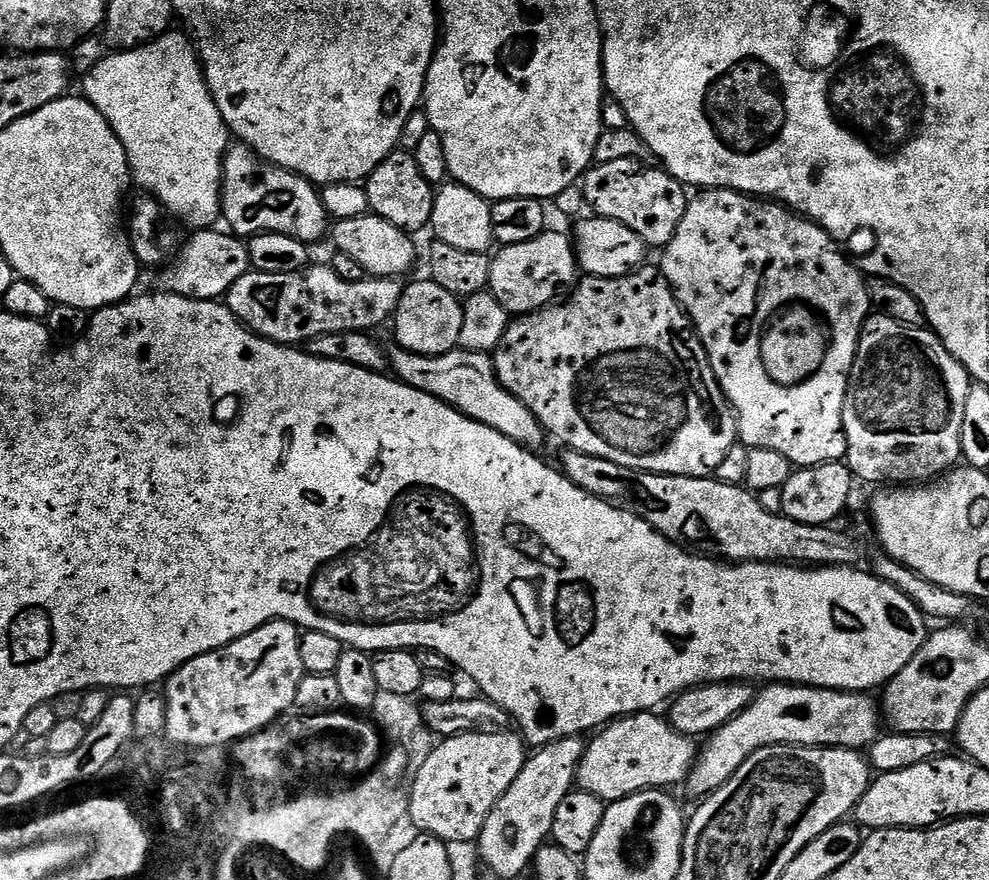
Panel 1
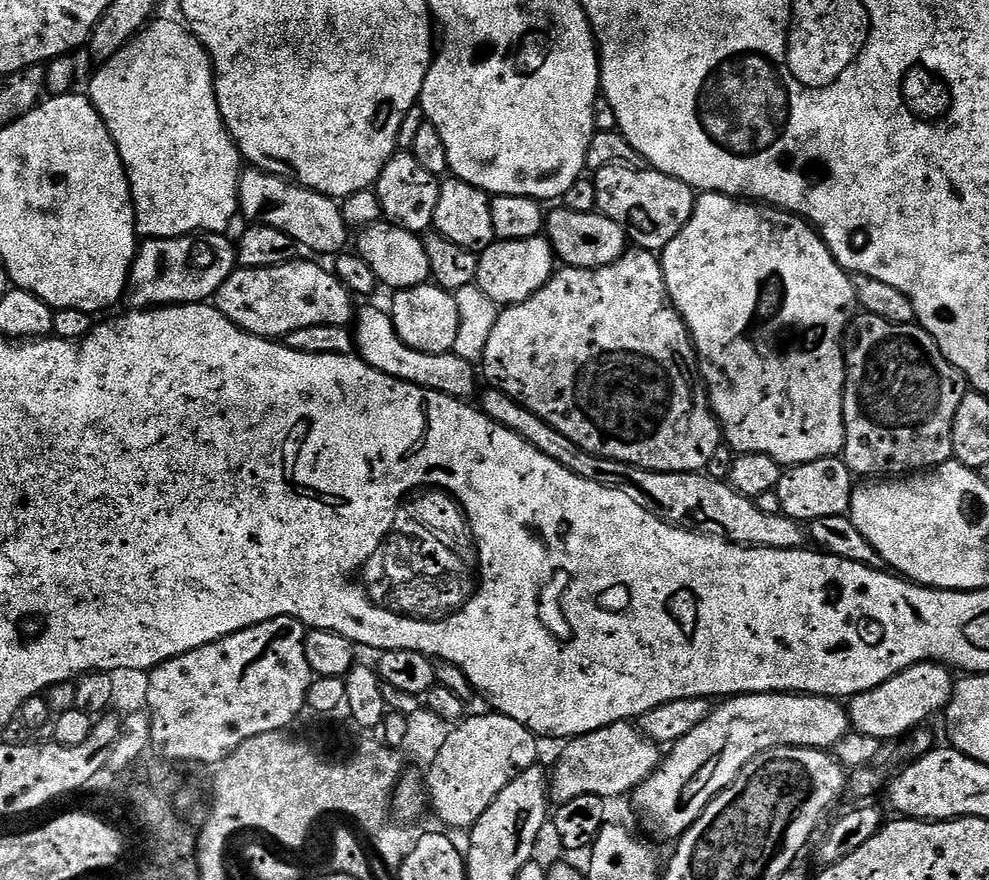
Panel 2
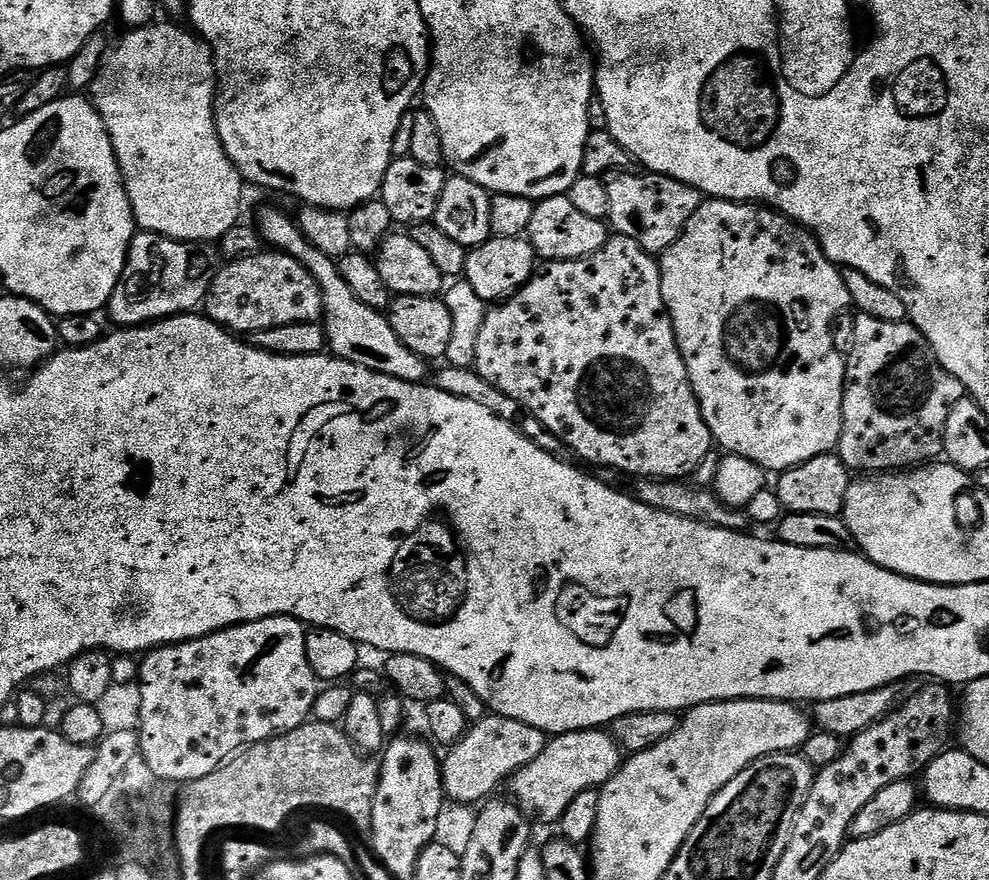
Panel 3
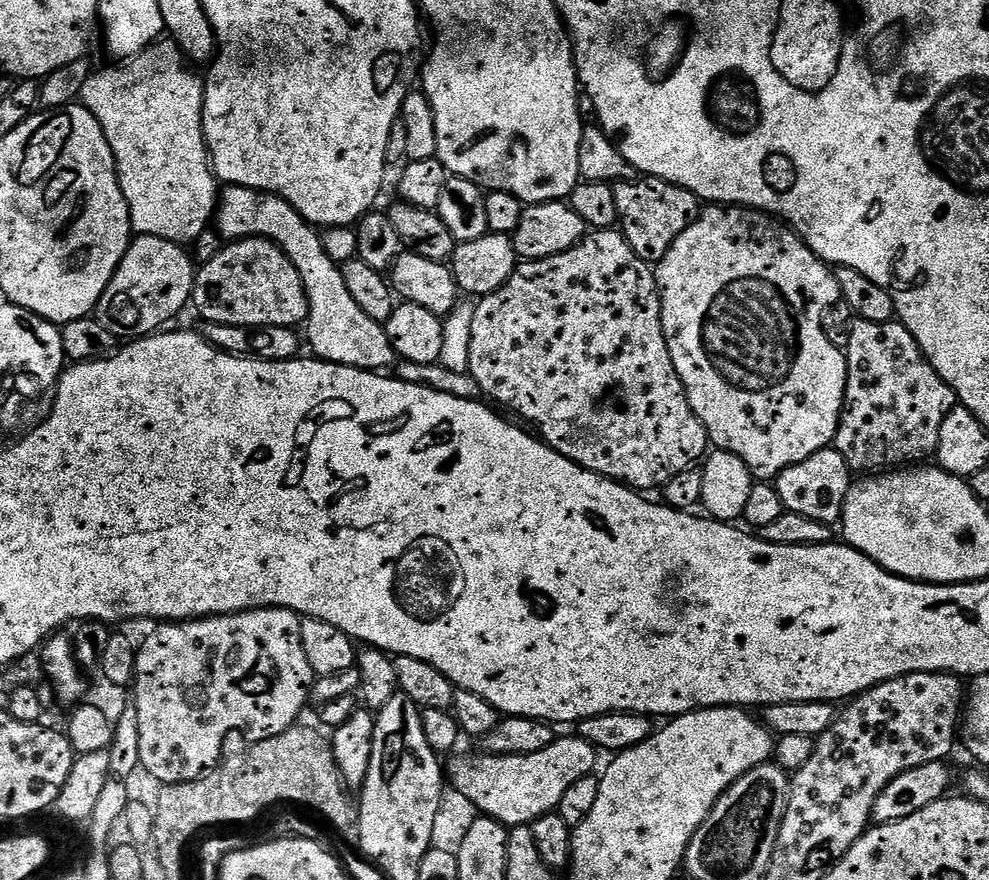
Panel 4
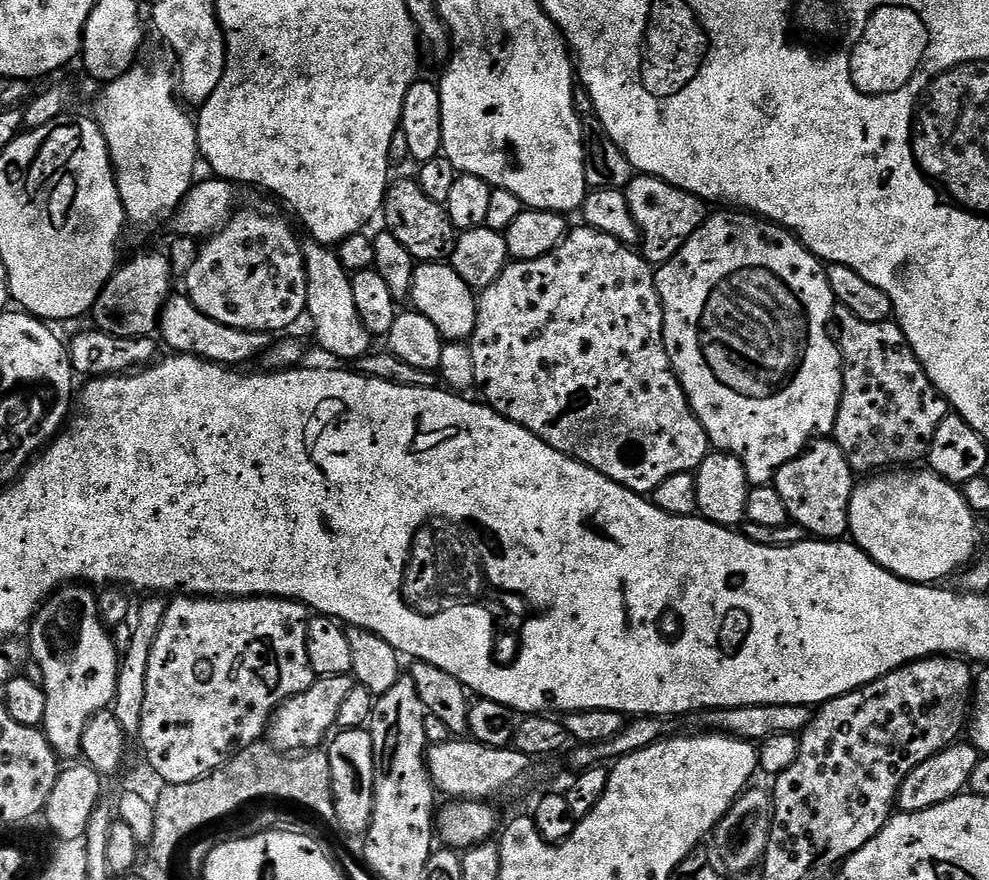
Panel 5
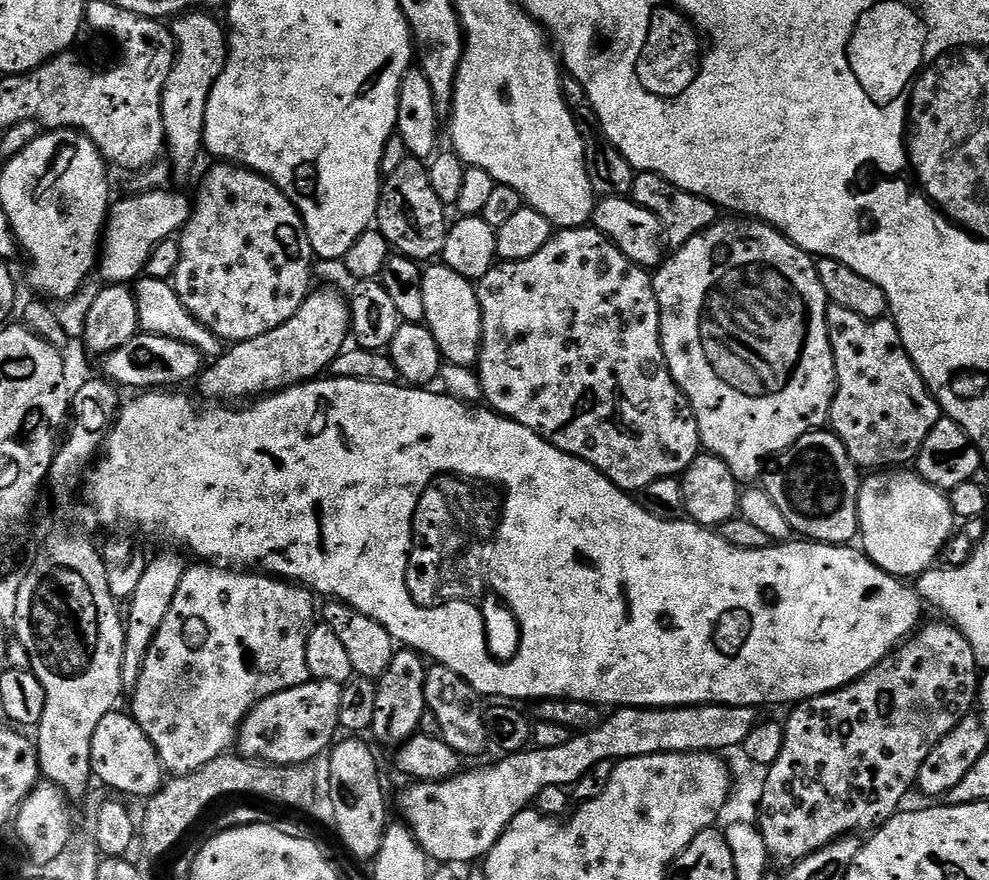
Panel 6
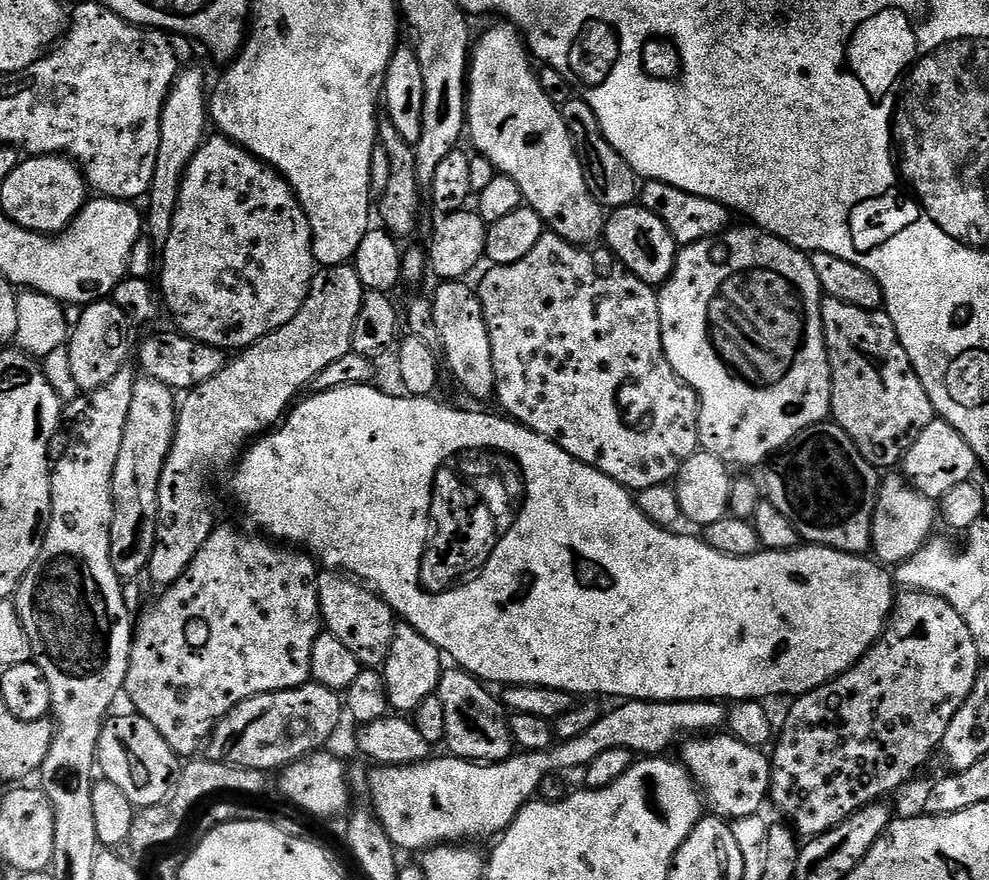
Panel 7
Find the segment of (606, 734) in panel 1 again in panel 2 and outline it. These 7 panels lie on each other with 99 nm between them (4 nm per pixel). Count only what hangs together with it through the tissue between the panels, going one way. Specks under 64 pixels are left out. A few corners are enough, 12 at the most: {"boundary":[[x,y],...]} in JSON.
{"boundary":[[632,722],[569,739],[557,805],[635,793],[662,763]]}

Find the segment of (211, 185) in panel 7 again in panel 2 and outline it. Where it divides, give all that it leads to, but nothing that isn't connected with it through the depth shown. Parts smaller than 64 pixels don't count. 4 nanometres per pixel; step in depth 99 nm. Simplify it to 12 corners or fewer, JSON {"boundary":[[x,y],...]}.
{"boundary":[[297,258],[241,268],[214,307],[243,332],[348,326],[335,271]]}

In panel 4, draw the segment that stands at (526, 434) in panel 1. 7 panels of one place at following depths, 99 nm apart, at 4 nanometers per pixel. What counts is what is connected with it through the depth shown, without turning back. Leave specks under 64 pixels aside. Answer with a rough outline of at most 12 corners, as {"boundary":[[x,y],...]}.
{"boundary":[[225,187],[214,228],[260,236],[308,295],[315,359],[367,372],[398,357],[350,298],[323,235],[272,192]]}

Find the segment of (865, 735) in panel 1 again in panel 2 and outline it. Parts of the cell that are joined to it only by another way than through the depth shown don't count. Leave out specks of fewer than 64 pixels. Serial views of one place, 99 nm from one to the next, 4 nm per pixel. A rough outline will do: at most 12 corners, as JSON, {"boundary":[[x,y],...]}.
{"boundary":[[755,692],[717,703],[639,784],[679,838],[758,754],[835,749],[839,699]]}

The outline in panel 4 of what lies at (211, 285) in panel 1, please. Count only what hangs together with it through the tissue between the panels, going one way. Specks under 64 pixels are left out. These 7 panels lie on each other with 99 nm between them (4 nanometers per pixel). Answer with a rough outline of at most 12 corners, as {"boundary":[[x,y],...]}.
{"boundary":[[136,236],[94,313],[120,342],[189,307],[181,245]]}

